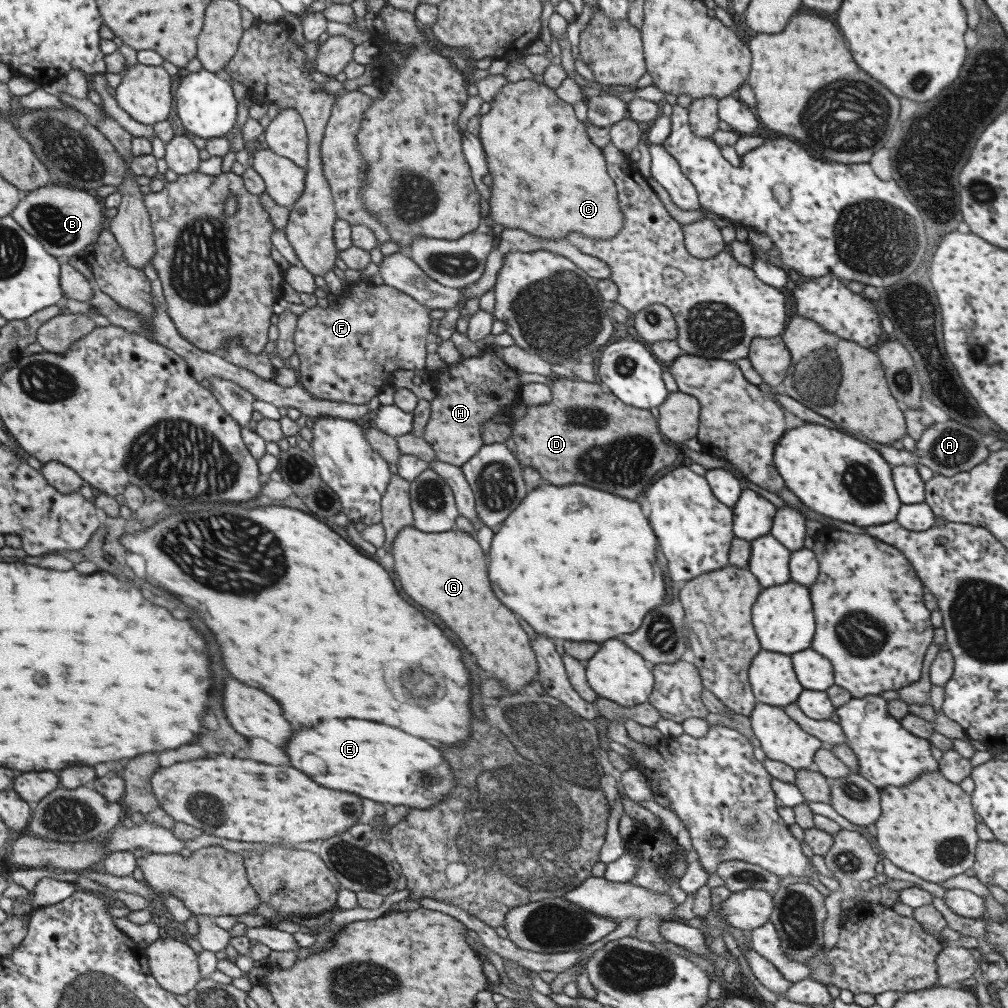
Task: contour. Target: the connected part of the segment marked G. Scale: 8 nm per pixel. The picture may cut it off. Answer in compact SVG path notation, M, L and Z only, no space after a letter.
M405 526L397 532L391 542L391 556L393 568L397 572L397 580L401 582L401 588L407 596L411 596L415 602L419 602L429 612L437 614L441 622L457 634L461 644L477 658L477 666L493 672L495 678L507 688L509 692L516 690L522 692L522 687L535 679L537 672L536 659L529 646L527 634L519 628L513 612L507 612L503 604L493 596L489 580L487 580L487 562L479 548L476 539L469 534L459 531L457 528L449 532L425 533Z

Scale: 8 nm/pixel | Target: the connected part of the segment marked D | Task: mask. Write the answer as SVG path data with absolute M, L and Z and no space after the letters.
M551 378L551 400L547 404L525 407L525 414L508 425L508 435L515 444L514 456L524 467L531 467L541 475L543 482L551 485L589 484L615 496L633 500L653 474L669 466L681 454L677 446L667 444L658 431L656 419L648 409L623 404L614 394L603 392L599 382L587 383L574 378Z

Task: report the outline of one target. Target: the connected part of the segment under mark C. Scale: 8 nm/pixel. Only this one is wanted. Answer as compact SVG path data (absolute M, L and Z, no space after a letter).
M521 80L515 83L506 82L499 92L489 103L488 112L479 115L479 137L485 158L487 161L487 174L491 178L491 186L487 187L490 192L489 202L485 202L483 216L491 217L494 225L501 225L503 229L518 228L523 232L528 232L529 236L536 237L536 240L565 240L567 234L577 233L589 239L608 239L611 238L620 228L623 220L619 210L616 191L613 181L607 175L604 156L600 148L593 145L585 133L584 123L576 120L571 105L557 98L553 89L546 88L543 84L538 84L534 80Z

